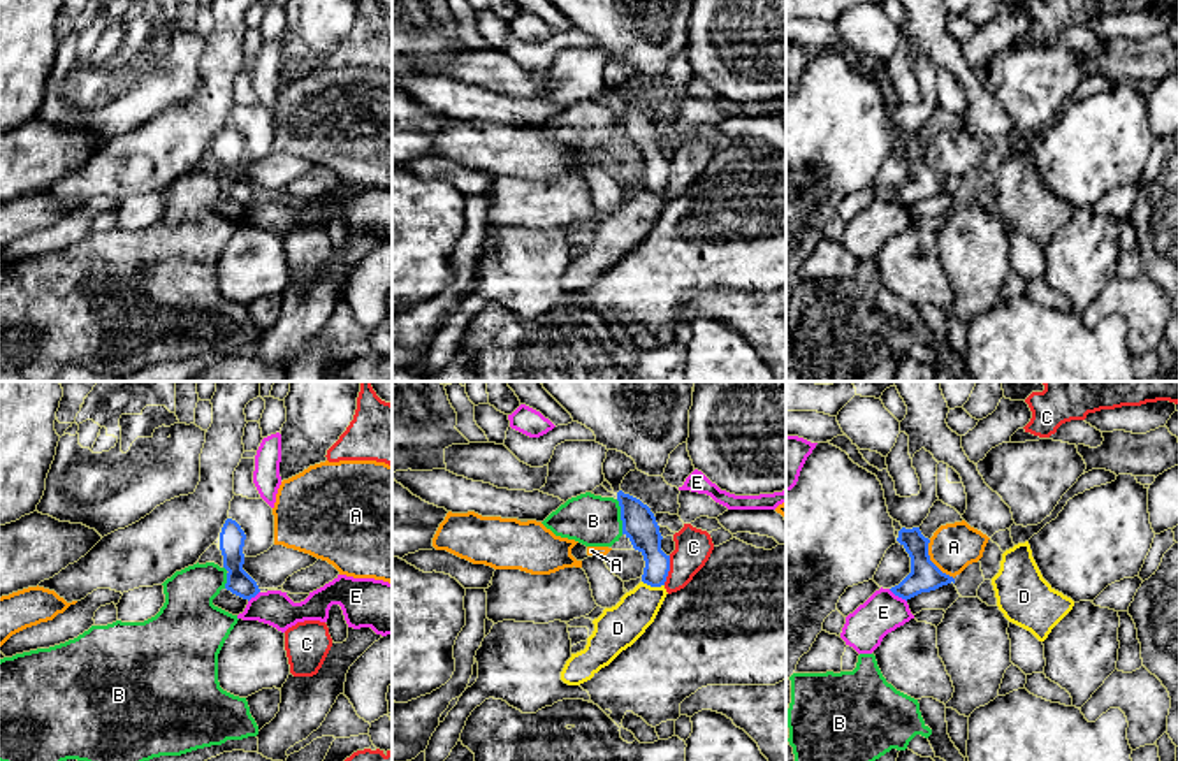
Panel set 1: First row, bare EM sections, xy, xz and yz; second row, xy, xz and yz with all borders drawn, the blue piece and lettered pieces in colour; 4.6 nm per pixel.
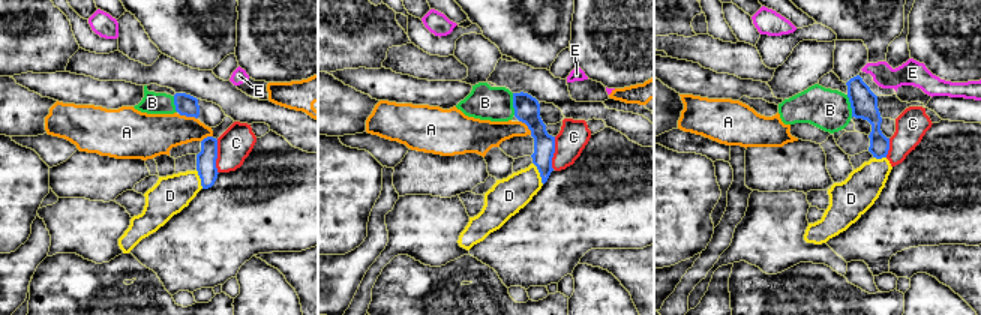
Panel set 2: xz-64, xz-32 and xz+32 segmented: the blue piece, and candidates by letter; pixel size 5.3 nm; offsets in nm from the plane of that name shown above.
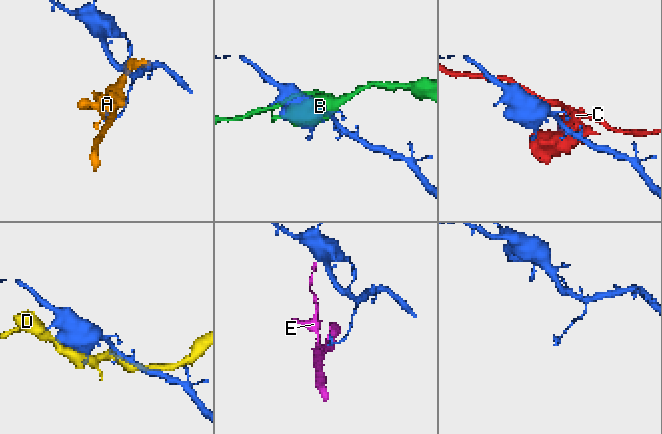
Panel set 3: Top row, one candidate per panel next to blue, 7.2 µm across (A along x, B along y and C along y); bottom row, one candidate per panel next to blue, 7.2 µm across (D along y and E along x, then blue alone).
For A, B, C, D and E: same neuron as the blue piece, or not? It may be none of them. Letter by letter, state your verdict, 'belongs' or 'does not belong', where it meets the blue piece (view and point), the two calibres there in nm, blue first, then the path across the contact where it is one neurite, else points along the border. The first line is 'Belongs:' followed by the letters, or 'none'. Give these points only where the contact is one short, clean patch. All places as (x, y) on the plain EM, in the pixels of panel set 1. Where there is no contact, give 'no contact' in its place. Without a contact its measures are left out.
Belongs: none
A: does not belong; meets blue in yz at (930, 167); 140 nm thick on the blue side, 220 nm on the other; border along yz (929, 146), (929, 164), (953, 185)
B: does not belong; meets blue in xz at (621, 123); 160 nm thick on the blue side, 240 nm on the other; border along xz (616, 106), (621, 116), (623, 139)
C: does not belong; meets blue in xz at (668, 176); 160 nm thick on the blue side, 170 nm on the other
D: does not belong; meets blue in xz at (653, 192); 140 nm thick on the blue side, 200 nm on the other; border along xz (642, 187), (651, 192), (663, 192)
E: does not belong; meets blue in yz at (897, 201); 140 nm thick on the blue side, 190 nm on the other; border along yz (888, 195), (906, 208)

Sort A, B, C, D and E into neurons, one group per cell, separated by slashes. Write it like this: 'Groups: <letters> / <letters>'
Groups: A / B / C / D / E

